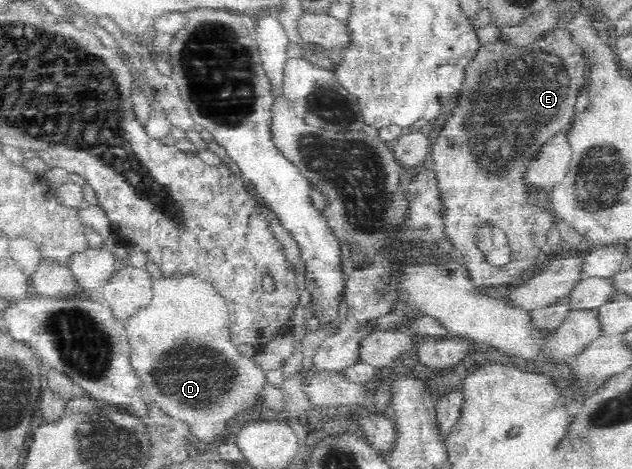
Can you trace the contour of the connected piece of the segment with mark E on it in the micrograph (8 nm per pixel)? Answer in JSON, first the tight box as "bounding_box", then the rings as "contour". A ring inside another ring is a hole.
{"bounding_box":[429,25,587,287],"contour":[[[559,25],[547,31],[535,43],[513,44],[499,35],[495,43],[481,46],[465,68],[465,77],[451,117],[443,123],[435,143],[429,147],[431,164],[441,188],[441,199],[445,199],[447,208],[447,239],[458,253],[458,259],[467,266],[469,276],[477,286],[497,287],[505,283],[512,286],[519,282],[517,277],[531,274],[531,267],[541,261],[540,249],[546,243],[547,234],[555,220],[553,214],[541,206],[529,185],[524,183],[522,173],[531,157],[537,155],[551,135],[557,131],[568,131],[575,115],[576,98],[587,85],[587,65],[583,60],[583,51],[572,38],[570,31]],[[485,222],[500,227],[507,234],[512,257],[501,269],[487,265],[476,248],[474,231]]]}

